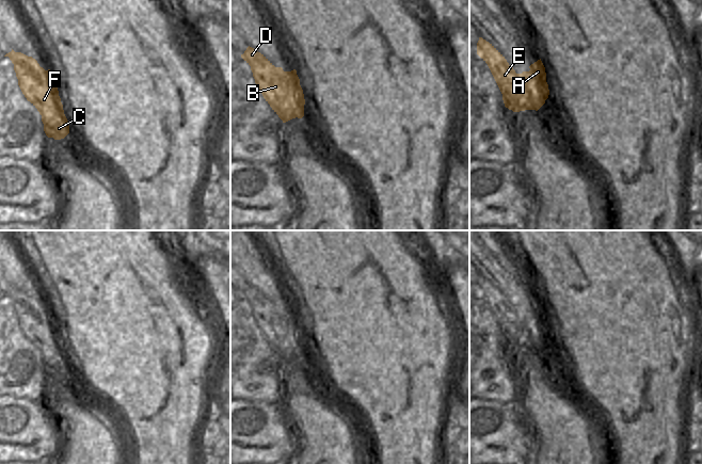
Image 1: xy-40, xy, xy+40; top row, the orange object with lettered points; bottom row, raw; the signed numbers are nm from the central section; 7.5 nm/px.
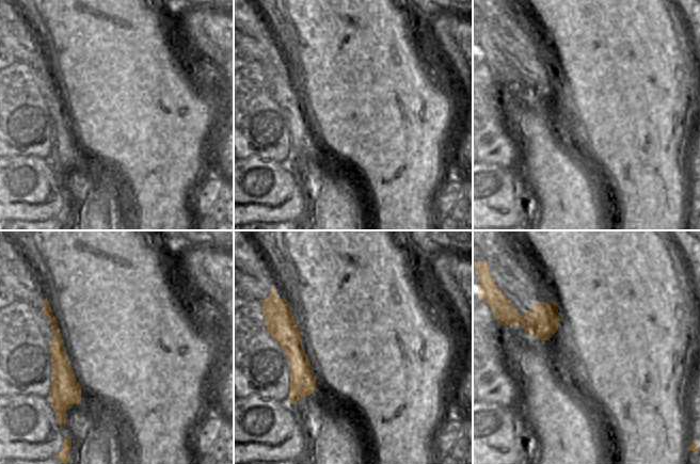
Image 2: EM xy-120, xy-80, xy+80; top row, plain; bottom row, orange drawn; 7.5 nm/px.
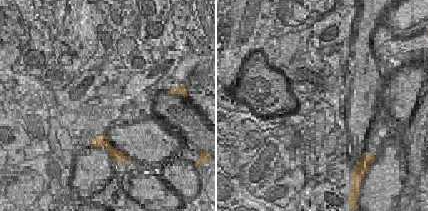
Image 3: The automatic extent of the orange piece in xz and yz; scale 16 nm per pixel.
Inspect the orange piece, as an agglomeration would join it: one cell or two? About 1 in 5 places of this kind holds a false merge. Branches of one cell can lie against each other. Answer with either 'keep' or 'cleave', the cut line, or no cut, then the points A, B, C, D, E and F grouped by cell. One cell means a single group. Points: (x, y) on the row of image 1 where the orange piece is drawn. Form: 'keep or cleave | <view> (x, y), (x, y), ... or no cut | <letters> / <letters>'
cleave | xy (286, 72), (292, 96), (303, 106) | A / B C D E F

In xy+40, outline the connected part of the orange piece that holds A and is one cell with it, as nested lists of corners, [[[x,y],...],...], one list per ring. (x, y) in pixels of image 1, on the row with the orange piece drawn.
[[[540,59],[529,68],[529,71],[522,73],[526,77],[526,87],[532,92],[532,98],[543,106],[549,95],[545,67]]]

